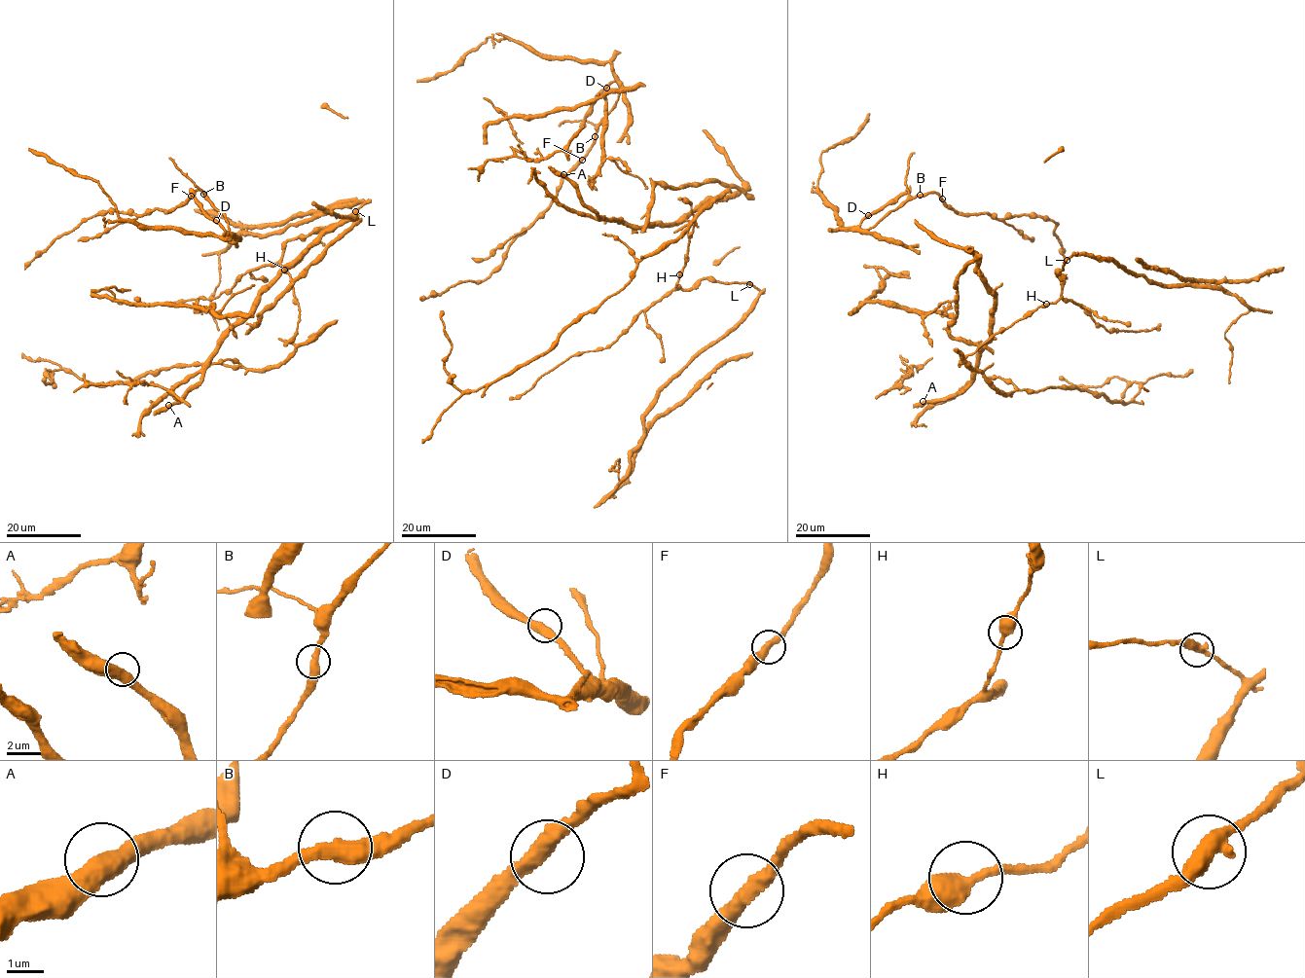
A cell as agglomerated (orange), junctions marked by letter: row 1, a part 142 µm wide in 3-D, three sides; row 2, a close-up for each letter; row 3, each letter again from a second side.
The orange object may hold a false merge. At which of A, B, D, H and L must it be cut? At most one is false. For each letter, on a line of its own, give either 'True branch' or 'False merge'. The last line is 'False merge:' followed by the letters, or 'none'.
A: True branch
B: True branch
D: True branch
H: True branch
L: True branch
False merge: none

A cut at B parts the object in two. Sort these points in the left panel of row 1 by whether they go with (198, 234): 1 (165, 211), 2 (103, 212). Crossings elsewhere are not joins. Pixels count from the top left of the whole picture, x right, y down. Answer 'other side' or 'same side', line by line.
1: other side
2: other side

